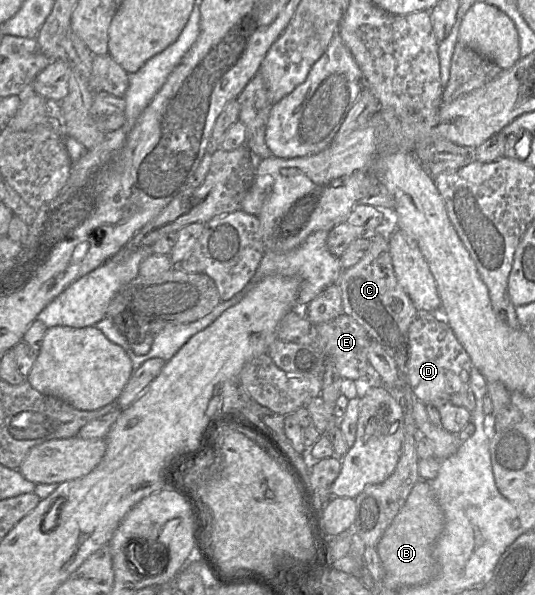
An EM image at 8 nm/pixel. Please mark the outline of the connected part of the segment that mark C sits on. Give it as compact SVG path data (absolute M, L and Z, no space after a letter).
M372 232L369 233L369 236L371 238L371 244L370 247L368 248L367 252L365 253L365 255L363 256L362 259L360 259L360 261L358 263L356 263L355 265L343 269L340 279L338 281L340 290L341 290L341 294L342 294L342 304L343 304L343 312L350 315L353 319L355 319L361 326L363 326L363 328L366 330L367 334L369 335L369 337L371 338L371 340L375 340L377 341L380 345L383 346L383 348L388 352L388 354L390 356L393 357L393 359L395 360L396 366L398 368L399 371L399 378L397 380L397 384L396 386L383 386L385 387L390 394L399 402L399 404L401 405L403 412L404 412L404 435L405 434L411 434L414 435L414 437L416 438L416 451L417 451L417 441L419 440L419 435L422 434L420 432L420 430L418 429L418 427L416 426L415 420L413 418L412 415L412 408L413 408L413 404L416 401L416 395L414 394L412 387L410 386L408 380L407 380L407 362L408 362L408 358L409 358L409 335L408 335L408 331L409 331L409 327L411 325L411 323L413 322L413 320L418 316L418 314L420 313L417 308L415 307L414 303L412 302L411 298L408 296L408 294L405 292L405 290L402 288L402 286L400 285L400 283L398 282L398 279L395 275L394 272L394 267L393 267L393 263L392 263L392 259L391 259L391 255L390 255L390 246L389 246L389 239L387 237L387 233L385 232Z

